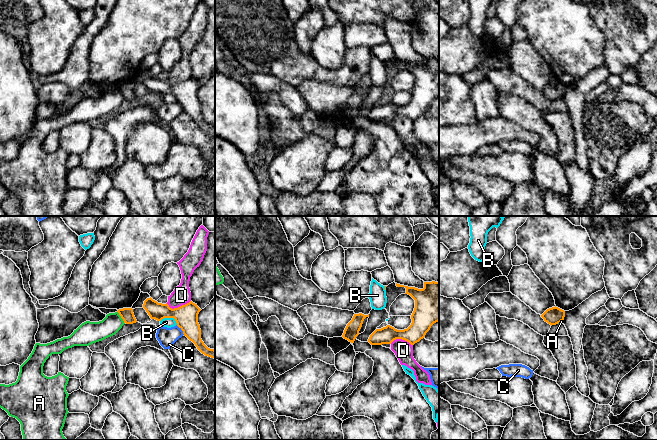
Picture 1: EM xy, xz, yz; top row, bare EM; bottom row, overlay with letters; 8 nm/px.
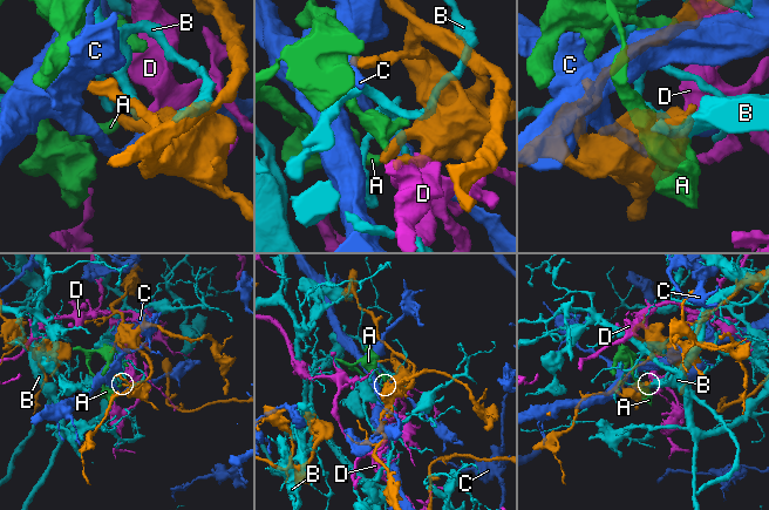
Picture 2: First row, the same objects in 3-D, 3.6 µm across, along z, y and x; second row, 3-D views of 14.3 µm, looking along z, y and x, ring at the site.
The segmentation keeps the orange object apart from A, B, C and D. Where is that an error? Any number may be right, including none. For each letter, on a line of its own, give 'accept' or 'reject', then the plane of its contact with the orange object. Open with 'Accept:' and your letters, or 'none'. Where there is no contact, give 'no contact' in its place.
Accept: none
A: reject | xy
B: reject | xy
C: reject | xy
D: reject | xy

